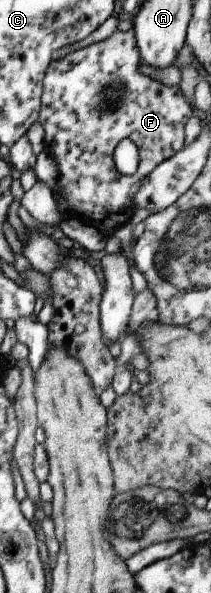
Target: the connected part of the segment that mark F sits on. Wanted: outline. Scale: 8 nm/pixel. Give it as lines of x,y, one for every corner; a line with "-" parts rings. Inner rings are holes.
132,28
127,31
113,31
108,37
105,37
99,42
92,43
89,46
71,52
60,60
51,61
49,66
45,69
45,74
42,80
42,93
40,96
40,109
38,112
37,122
44,130
43,144
44,150
53,158
55,166
57,167
58,177
57,185
52,190
52,197
54,198
56,209
61,215
62,219
75,218
83,224
90,224
95,230
102,235
102,238
107,240
113,236
113,232
117,227
124,225
127,222
131,222
132,214
137,210
133,204
133,195
139,190
140,182
145,179
148,174
161,162
171,158
173,153
181,150
184,141
184,126
188,122
188,118
191,117
191,105
184,100
181,89
178,85
167,86
161,82
151,79
150,77
141,74
137,69
138,65
141,65
140,54
136,47
136,38
134,37
134,30
-
124,138
128,138
138,150
139,162
136,171
130,175
122,175
117,172
114,167
111,153
114,151
115,146
121,142

